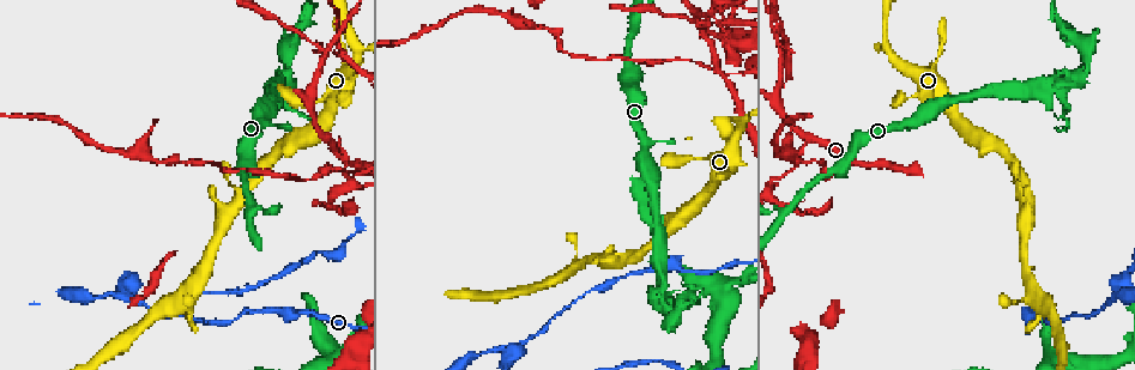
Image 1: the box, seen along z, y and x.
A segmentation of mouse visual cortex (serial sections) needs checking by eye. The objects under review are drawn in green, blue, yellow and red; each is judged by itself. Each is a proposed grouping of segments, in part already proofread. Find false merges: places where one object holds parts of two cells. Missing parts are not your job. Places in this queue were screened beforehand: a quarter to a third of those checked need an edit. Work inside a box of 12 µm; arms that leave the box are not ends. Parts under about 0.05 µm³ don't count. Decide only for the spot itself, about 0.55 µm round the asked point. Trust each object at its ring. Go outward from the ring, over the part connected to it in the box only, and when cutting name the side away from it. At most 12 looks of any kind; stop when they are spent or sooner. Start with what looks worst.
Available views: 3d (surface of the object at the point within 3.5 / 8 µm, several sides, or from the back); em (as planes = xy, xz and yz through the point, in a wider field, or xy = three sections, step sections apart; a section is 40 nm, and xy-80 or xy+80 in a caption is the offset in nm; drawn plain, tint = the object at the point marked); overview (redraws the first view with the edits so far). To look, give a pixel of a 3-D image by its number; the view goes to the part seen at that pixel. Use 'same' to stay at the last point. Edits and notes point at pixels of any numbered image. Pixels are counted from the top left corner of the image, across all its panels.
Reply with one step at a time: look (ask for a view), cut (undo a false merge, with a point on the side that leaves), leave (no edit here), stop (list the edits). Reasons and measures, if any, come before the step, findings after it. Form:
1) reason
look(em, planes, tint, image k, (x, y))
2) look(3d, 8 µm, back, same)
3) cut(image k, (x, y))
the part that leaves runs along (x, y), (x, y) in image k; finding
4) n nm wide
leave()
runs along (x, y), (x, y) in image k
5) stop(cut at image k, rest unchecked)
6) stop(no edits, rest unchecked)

abrupt turn
look(3d, 3.5 µm, image 1, (1109, 298))

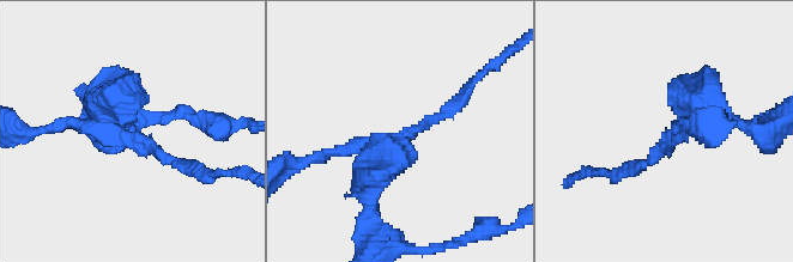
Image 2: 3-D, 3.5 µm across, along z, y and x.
3 arms
cut(image 2, (377, 154))
the part that leaves runs along (393, 146), (367, 174), (370, 211) in image 2; a second cell is stuck on

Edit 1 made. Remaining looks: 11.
see it whole again
look(overview)

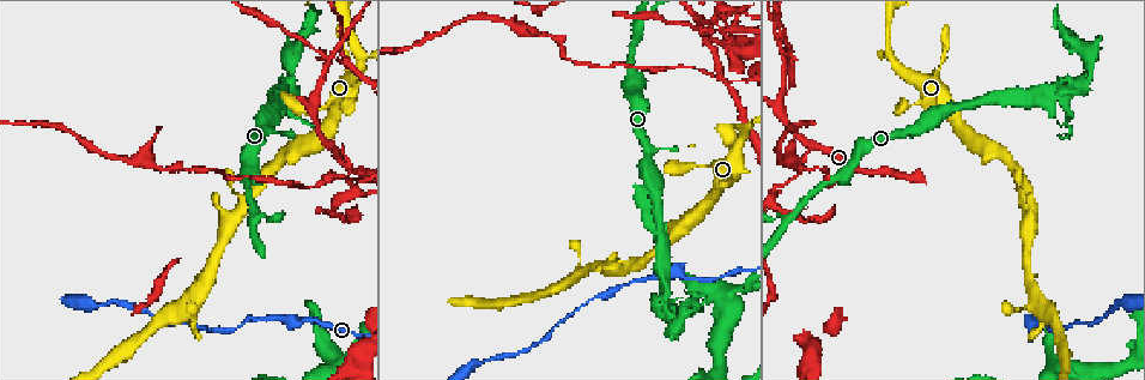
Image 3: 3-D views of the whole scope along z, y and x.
sudden change in width
look(3d, 3.5 µm, image 3, (667, 293))

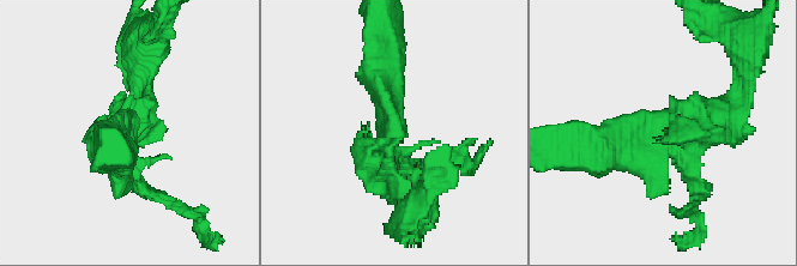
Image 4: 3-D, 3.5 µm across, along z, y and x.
shape alone is not enough
look(em, xy, step 3, tint, image 4, (390, 132))

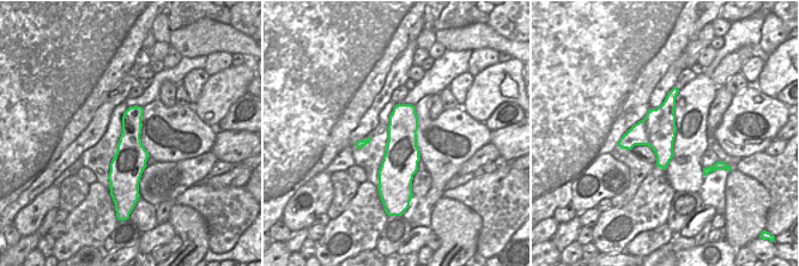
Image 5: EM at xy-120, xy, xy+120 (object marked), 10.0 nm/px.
cut(image 4, (713, 137))
the part that leaves runs along (669, 135), (710, 131), (749, 76) in image 4; a second cell is stuck on

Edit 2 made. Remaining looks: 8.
look(overview)

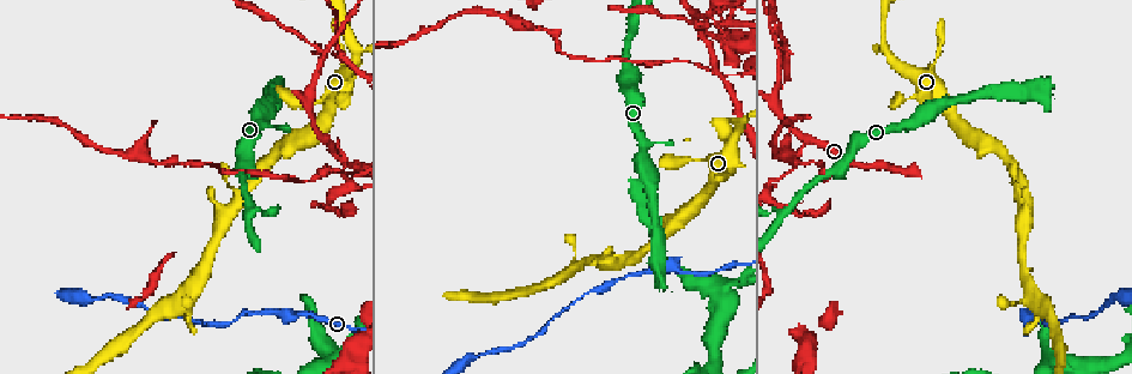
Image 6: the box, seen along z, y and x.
branch point
look(3d, 3.5 µm, image 6, (689, 14))

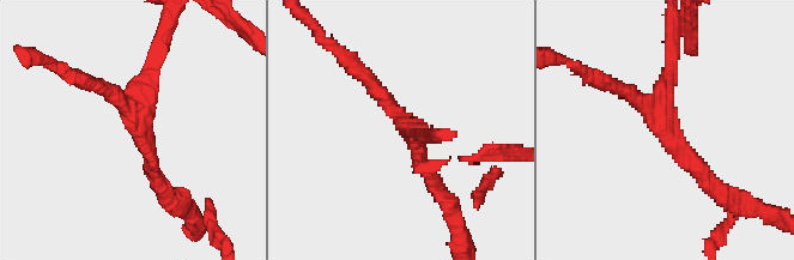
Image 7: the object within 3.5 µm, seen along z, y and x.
look(em, xy, step 5, tint, image 7, (142, 125))

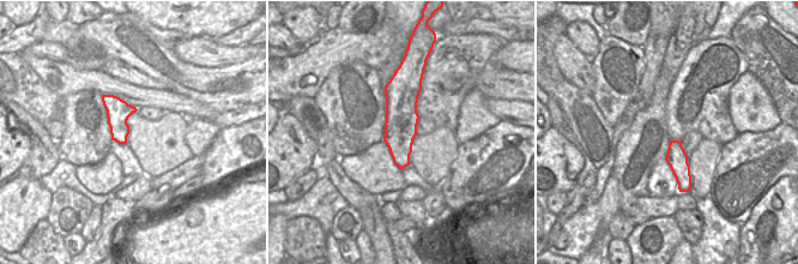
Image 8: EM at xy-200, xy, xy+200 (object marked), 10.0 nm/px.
look(em, xy, step 1, tint, same)

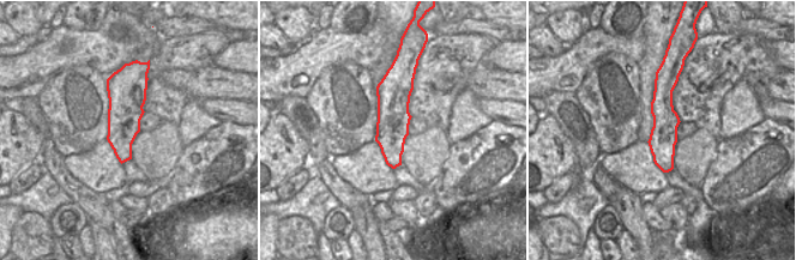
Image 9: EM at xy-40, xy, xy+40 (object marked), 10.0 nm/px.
arms of 200, 200, 200 nm
leave()
runs along (715, 187), (666, 125), (672, 52) in image 7; all the same cell

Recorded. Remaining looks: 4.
arms run side by side
look(3d, 3.5 µm, image 6, (778, 43))

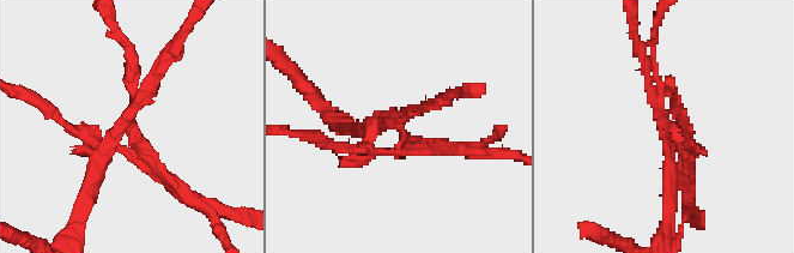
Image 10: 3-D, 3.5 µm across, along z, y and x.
shape alone is not enough
look(em, xy, step 2, tint, image 10, (666, 124))

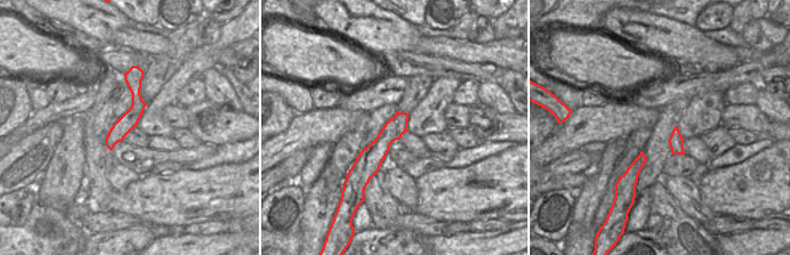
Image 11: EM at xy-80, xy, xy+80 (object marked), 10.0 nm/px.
cut(image 10, (85, 134))
two cells meet here

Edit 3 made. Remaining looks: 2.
stop(cut at image 2, cut at image 4, cut at image 10, rest unchecked)

